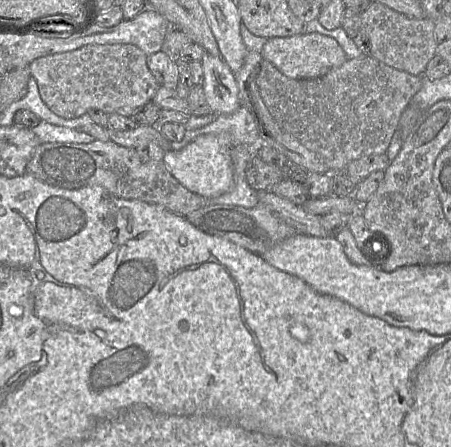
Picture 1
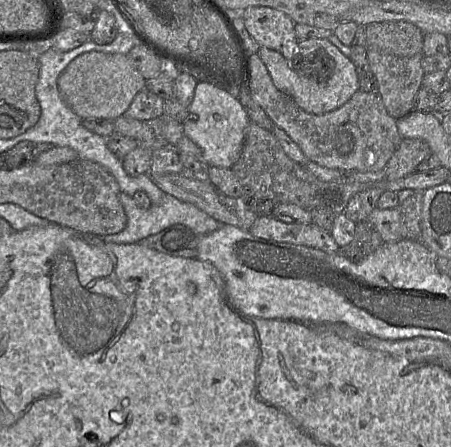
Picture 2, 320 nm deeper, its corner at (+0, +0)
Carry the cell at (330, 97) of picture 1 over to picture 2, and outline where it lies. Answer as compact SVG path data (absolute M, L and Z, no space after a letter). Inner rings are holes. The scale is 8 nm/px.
M258 53L249 55L249 64L252 98L272 122L299 145L308 160L344 172L379 171L385 168L399 147L402 138L397 129L397 119L389 115L378 92L358 90L340 108L324 114L311 114L273 84Z

